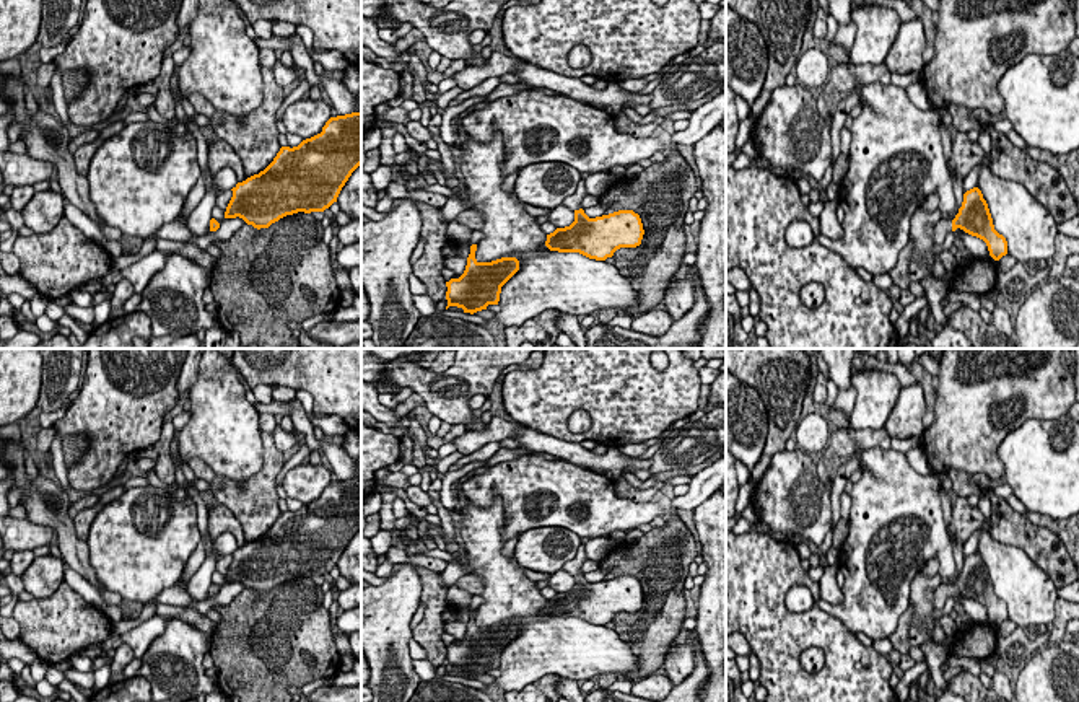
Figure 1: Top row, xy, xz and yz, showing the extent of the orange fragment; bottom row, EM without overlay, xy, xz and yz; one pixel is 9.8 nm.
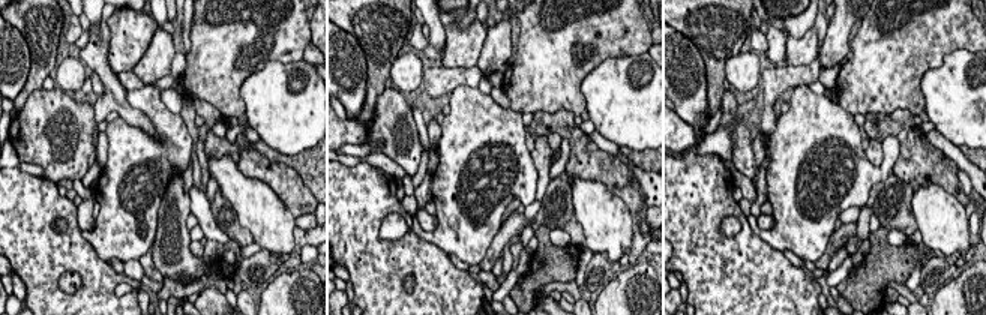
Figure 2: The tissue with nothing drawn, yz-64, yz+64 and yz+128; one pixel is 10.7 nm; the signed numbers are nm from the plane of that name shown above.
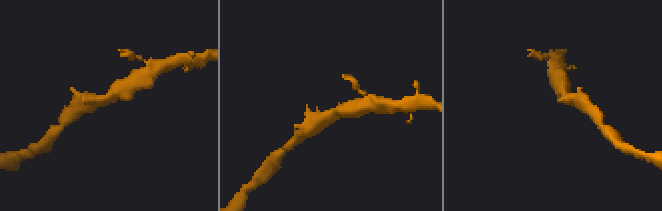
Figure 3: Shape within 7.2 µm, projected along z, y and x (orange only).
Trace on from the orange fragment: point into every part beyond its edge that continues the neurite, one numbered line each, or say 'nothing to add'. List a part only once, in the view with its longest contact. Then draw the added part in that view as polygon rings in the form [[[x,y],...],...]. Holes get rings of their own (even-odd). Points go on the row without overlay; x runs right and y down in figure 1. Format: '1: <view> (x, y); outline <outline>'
1: yz (943, 592); outline [[[939,585],[934,590],[933,599],[934,599],[934,608],[942,611],[946,601],[952,596],[952,585]]]

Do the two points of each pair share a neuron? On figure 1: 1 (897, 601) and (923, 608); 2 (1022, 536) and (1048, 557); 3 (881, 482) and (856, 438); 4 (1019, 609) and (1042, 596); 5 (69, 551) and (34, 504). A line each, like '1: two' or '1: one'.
1: two
2: one
3: two
4: one
5: one

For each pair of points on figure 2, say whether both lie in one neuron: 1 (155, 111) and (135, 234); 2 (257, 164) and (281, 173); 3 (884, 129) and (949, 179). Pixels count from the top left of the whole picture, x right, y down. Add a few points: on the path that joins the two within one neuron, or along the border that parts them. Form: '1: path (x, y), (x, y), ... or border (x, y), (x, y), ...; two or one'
1: path (165, 141), (165, 150), (140, 180), (140, 204); one
2: path (263, 170), (275, 173); one
3: path (901, 134), (932, 165); one

